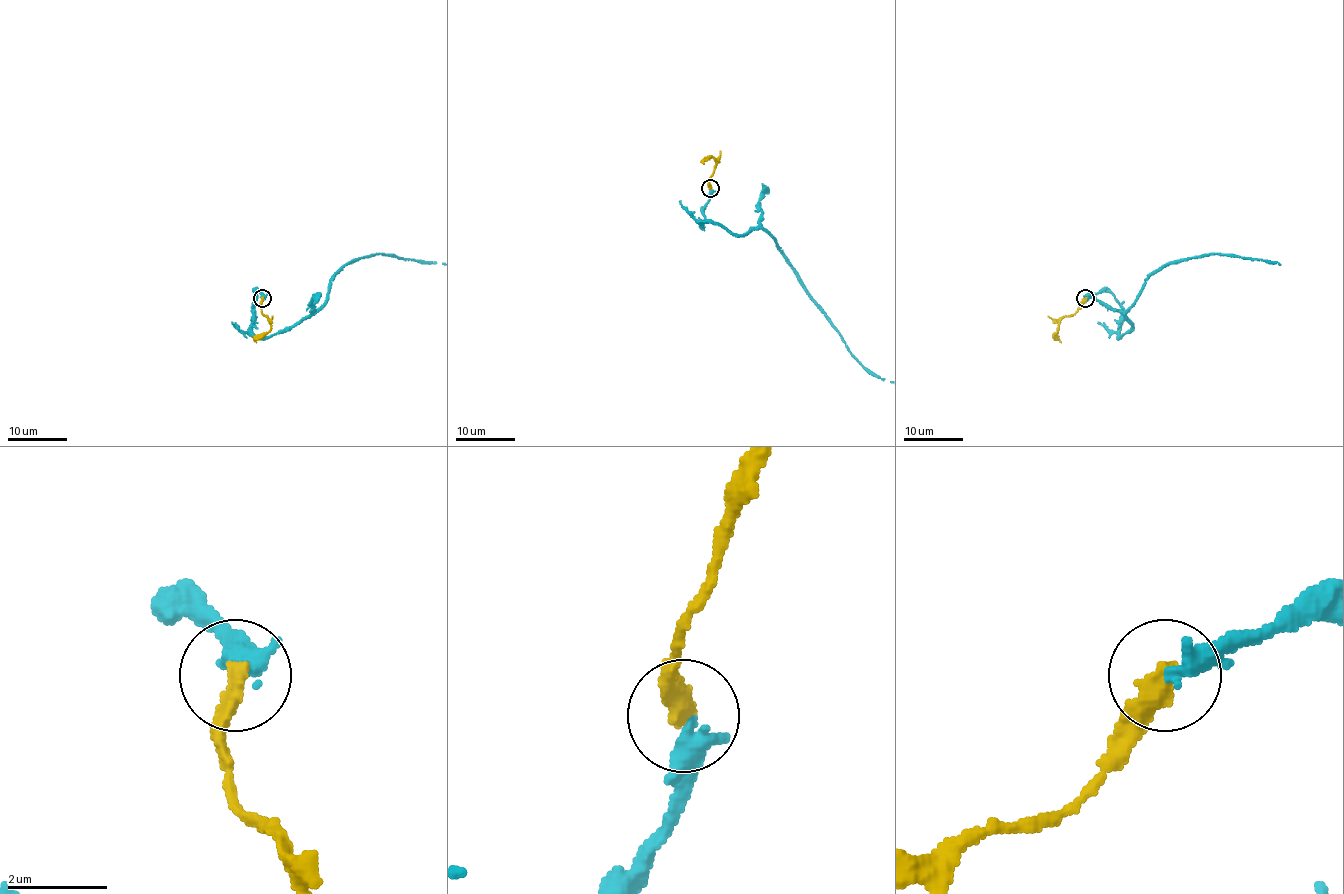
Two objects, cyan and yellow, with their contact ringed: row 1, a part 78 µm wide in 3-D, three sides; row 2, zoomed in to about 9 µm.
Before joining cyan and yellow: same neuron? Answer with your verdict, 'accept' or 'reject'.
reject

